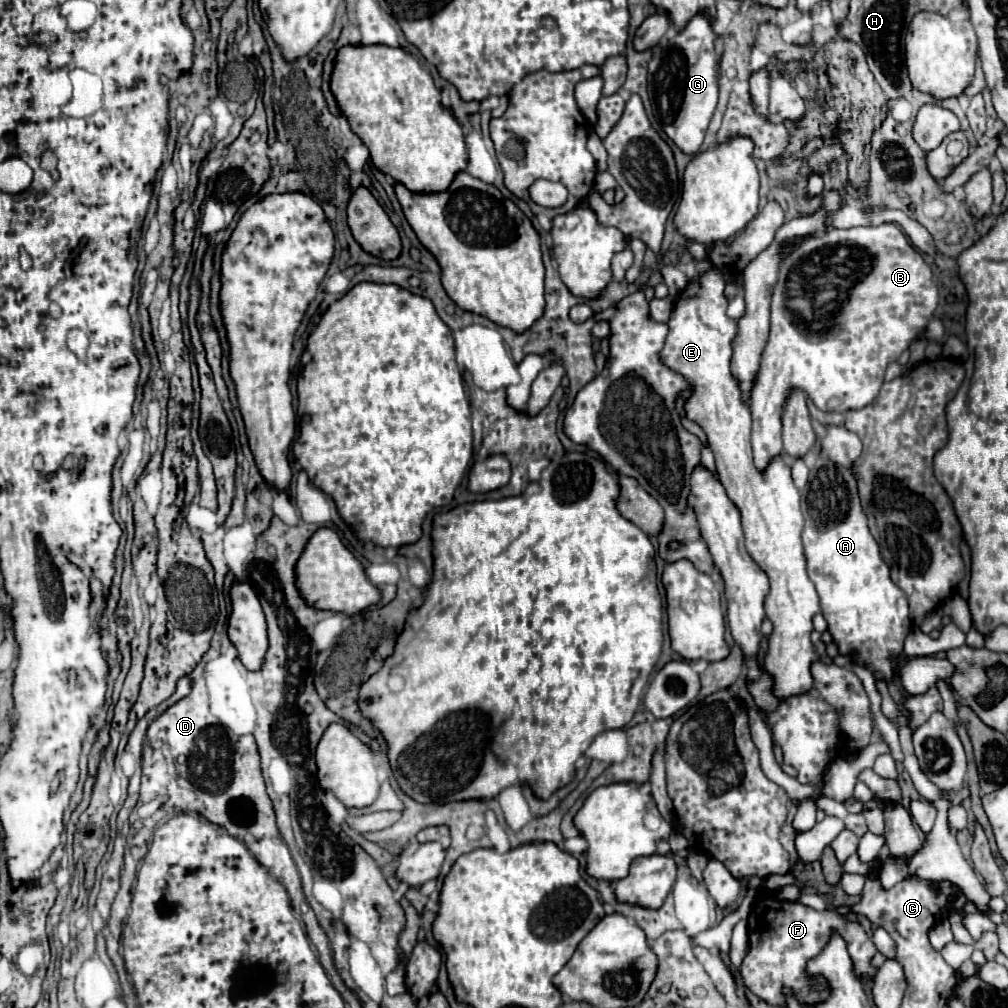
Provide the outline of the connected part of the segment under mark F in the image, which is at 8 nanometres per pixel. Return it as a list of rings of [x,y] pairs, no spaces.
[[[764,893],[754,905],[754,911],[750,915],[750,951],[740,967],[746,987],[772,1005],[786,1003],[782,995],[782,987],[790,987],[800,1003],[814,1005],[818,1001],[824,1001],[828,997],[828,985],[822,977],[806,975],[806,961],[810,957],[816,957],[824,949],[834,929],[842,933],[848,941],[856,975],[860,979],[874,977],[876,969],[870,965],[870,959],[874,957],[876,949],[872,939],[860,927],[860,923],[852,923],[832,911],[814,911],[800,903],[780,901],[776,899],[774,893]]]

